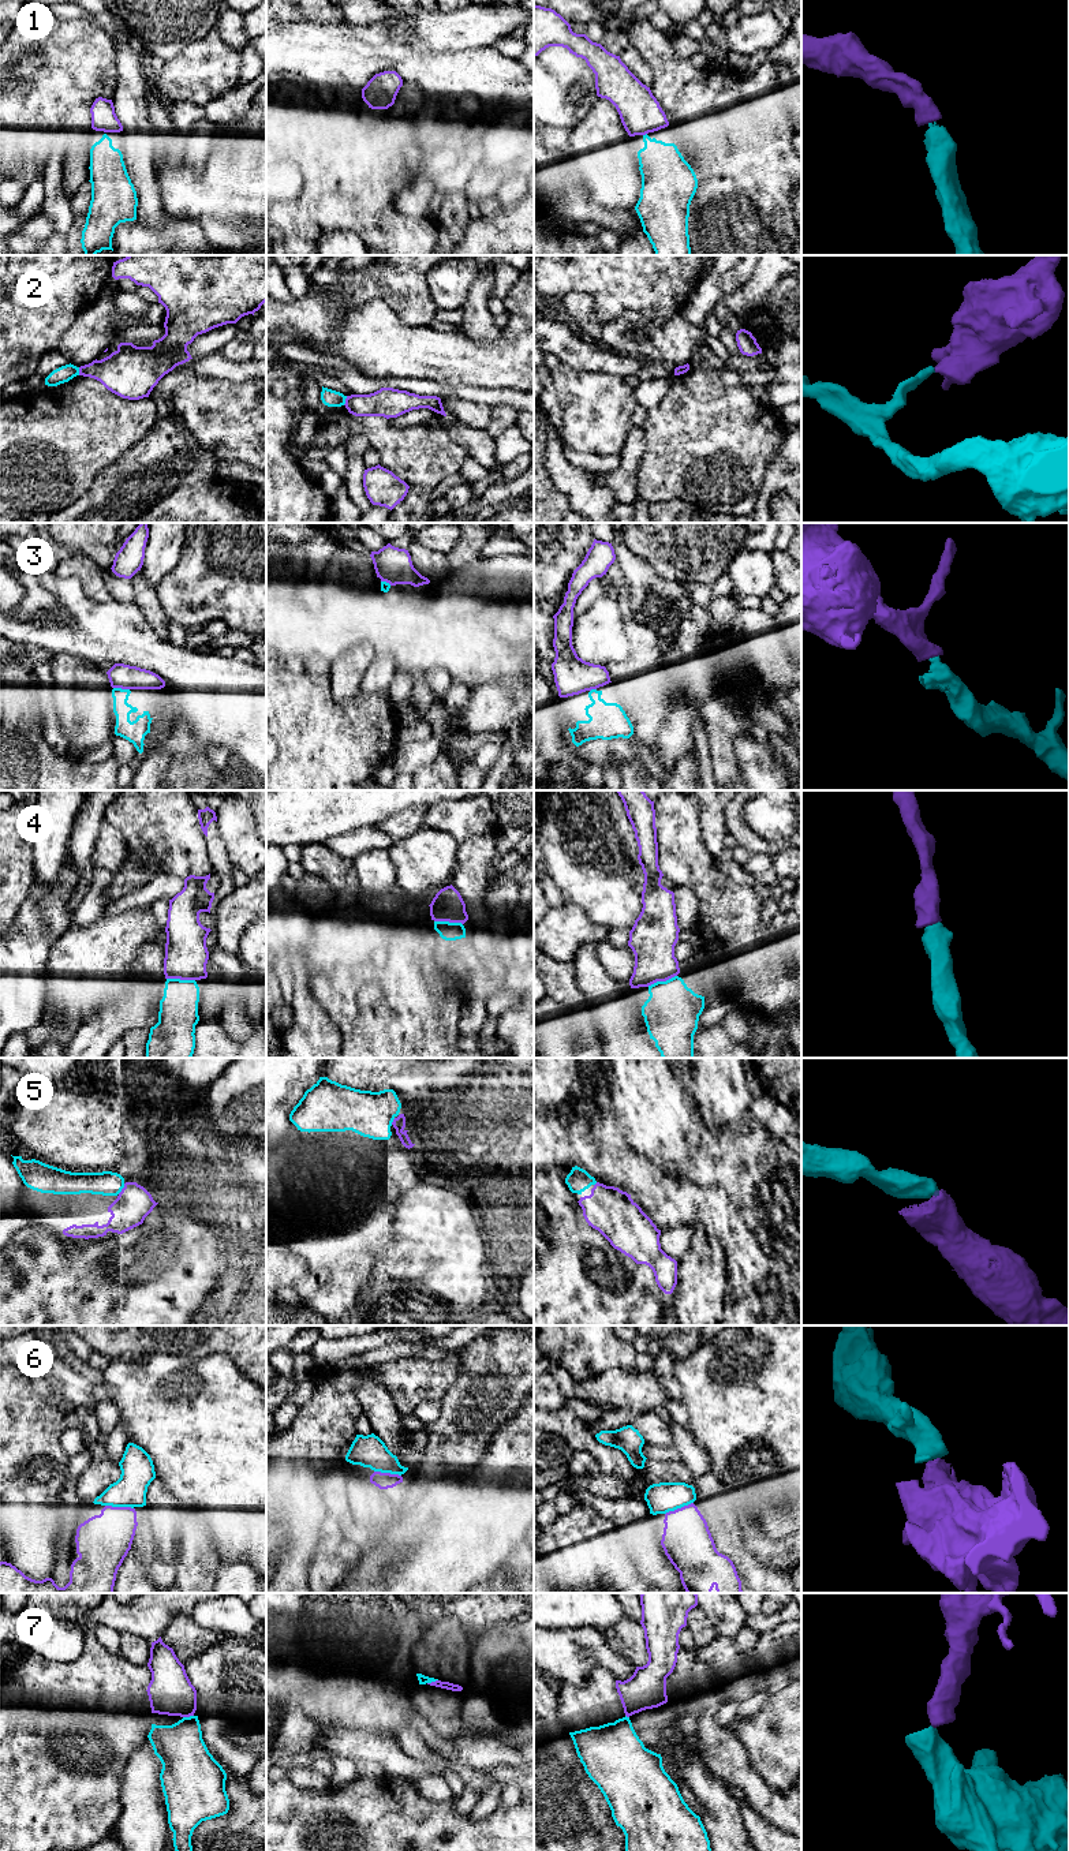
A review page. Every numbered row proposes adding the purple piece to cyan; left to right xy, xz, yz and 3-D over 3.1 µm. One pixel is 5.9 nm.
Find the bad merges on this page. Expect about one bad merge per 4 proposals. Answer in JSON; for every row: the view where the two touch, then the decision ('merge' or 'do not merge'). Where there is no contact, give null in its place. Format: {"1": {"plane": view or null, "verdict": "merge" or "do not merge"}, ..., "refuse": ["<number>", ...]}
{"1": {"plane": "yz", "verdict": "merge"}, "2": {"plane": "xz", "verdict": "do not merge"}, "3": {"plane": "xy", "verdict": "merge"}, "4": {"plane": "yz", "verdict": "merge"}, "5": {"plane": "xy", "verdict": "merge"}, "6": {"plane": "xy", "verdict": "merge"}, "7": {"plane": "xy", "verdict": "do not merge"}, "refuse": ["2", "7"]}

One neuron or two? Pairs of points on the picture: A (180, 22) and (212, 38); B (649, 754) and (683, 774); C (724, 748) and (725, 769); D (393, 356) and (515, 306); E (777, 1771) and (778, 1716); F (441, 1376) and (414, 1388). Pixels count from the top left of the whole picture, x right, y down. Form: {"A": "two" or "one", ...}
{"A": "two", "B": "one", "C": "one", "D": "two", "E": "one", "F": "one"}

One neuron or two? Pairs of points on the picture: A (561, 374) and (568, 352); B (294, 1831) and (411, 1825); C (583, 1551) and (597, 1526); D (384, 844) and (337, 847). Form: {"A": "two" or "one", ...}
{"A": "two", "B": "one", "C": "one", "D": "one"}

